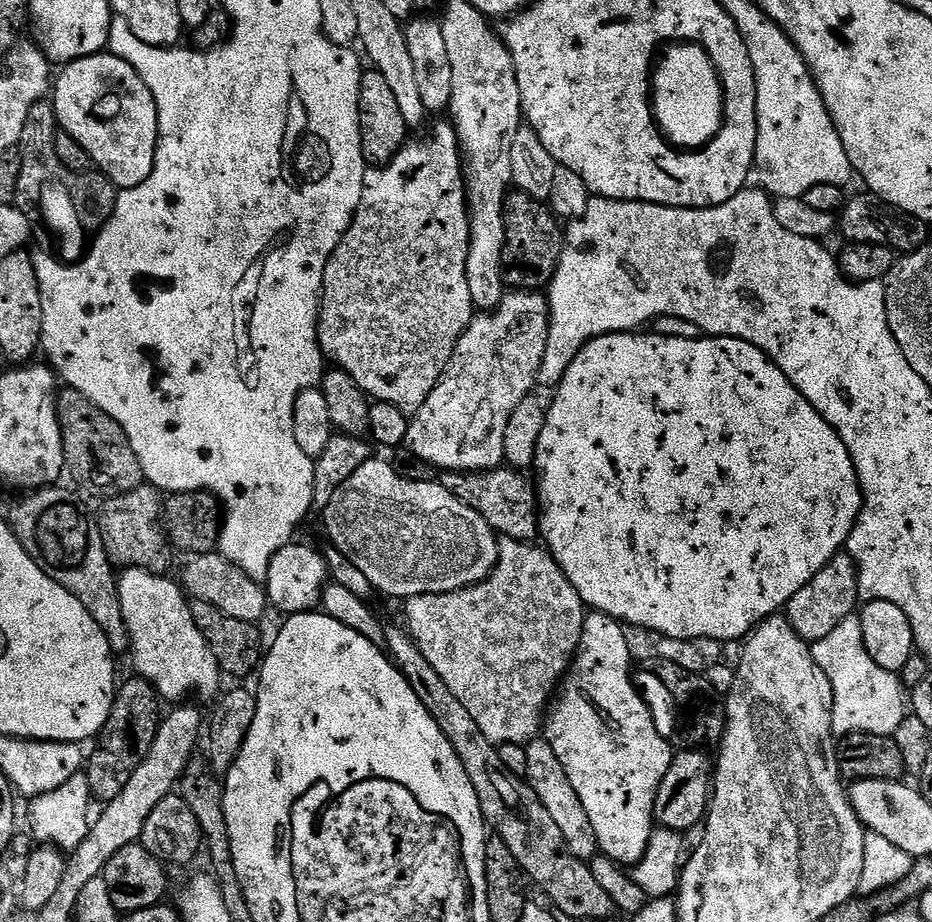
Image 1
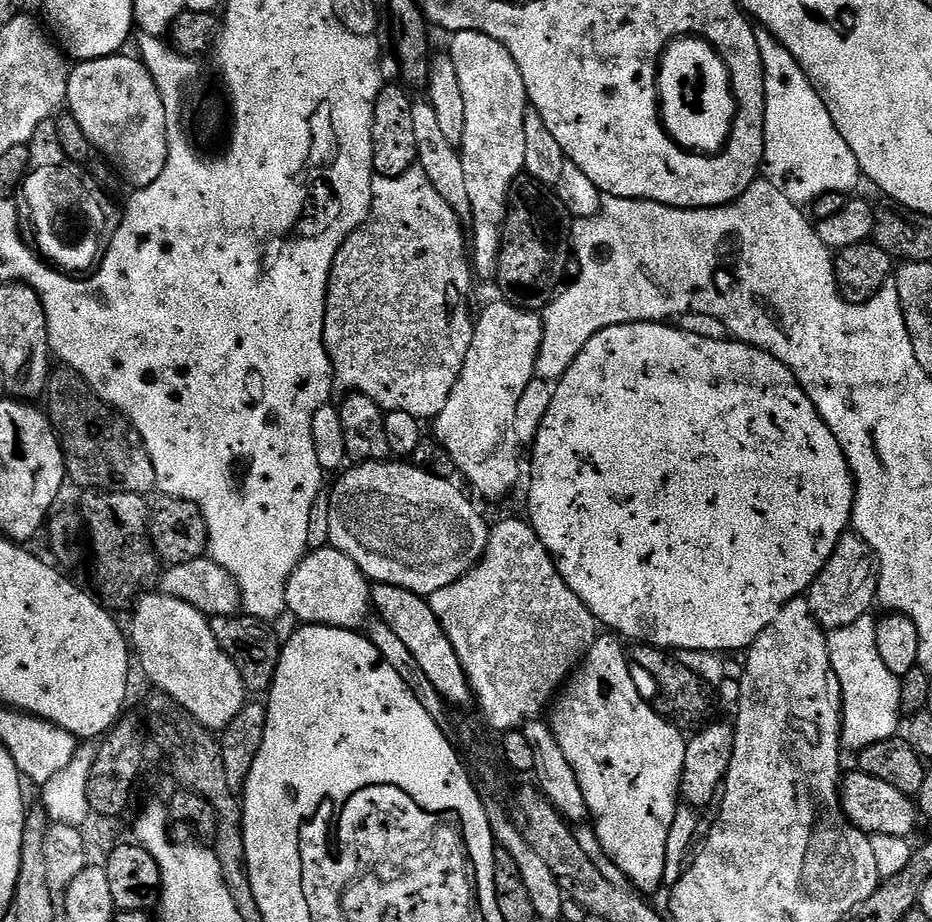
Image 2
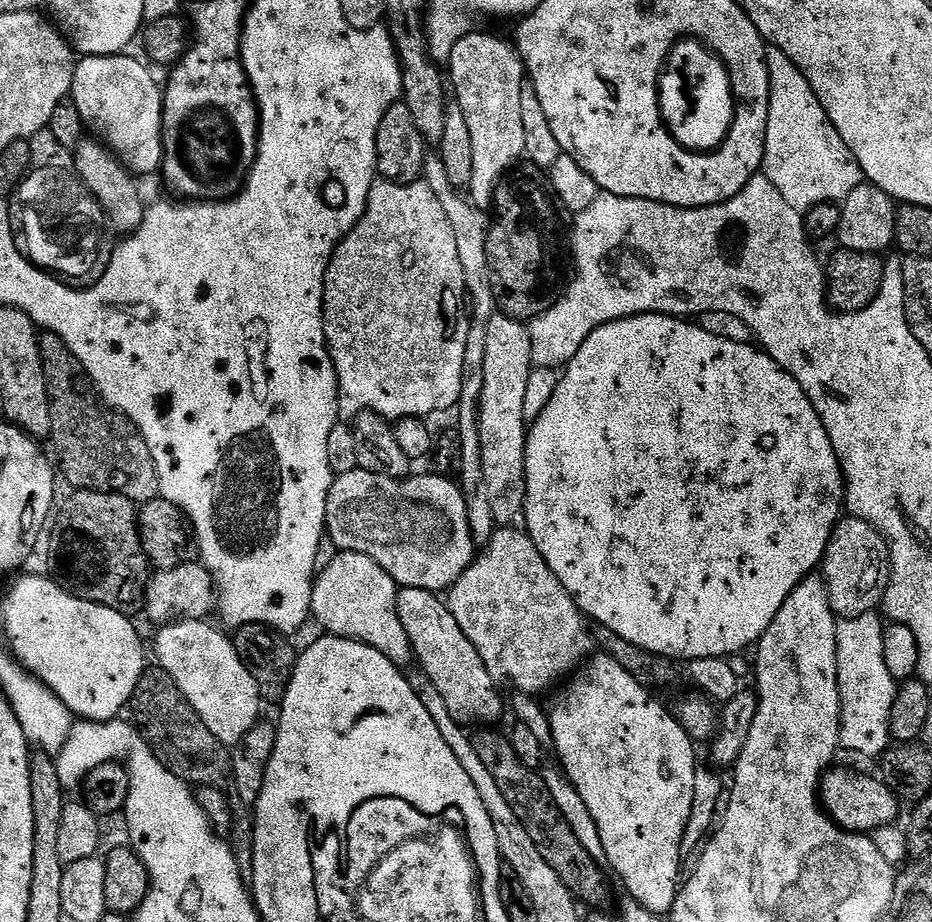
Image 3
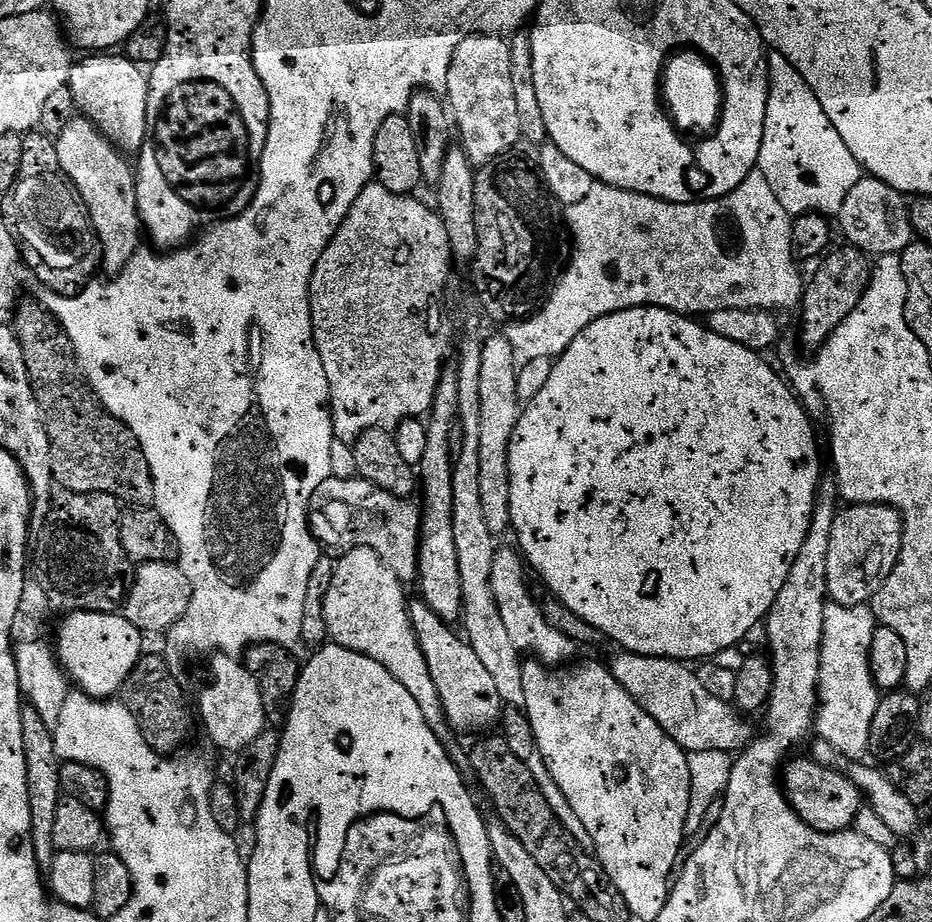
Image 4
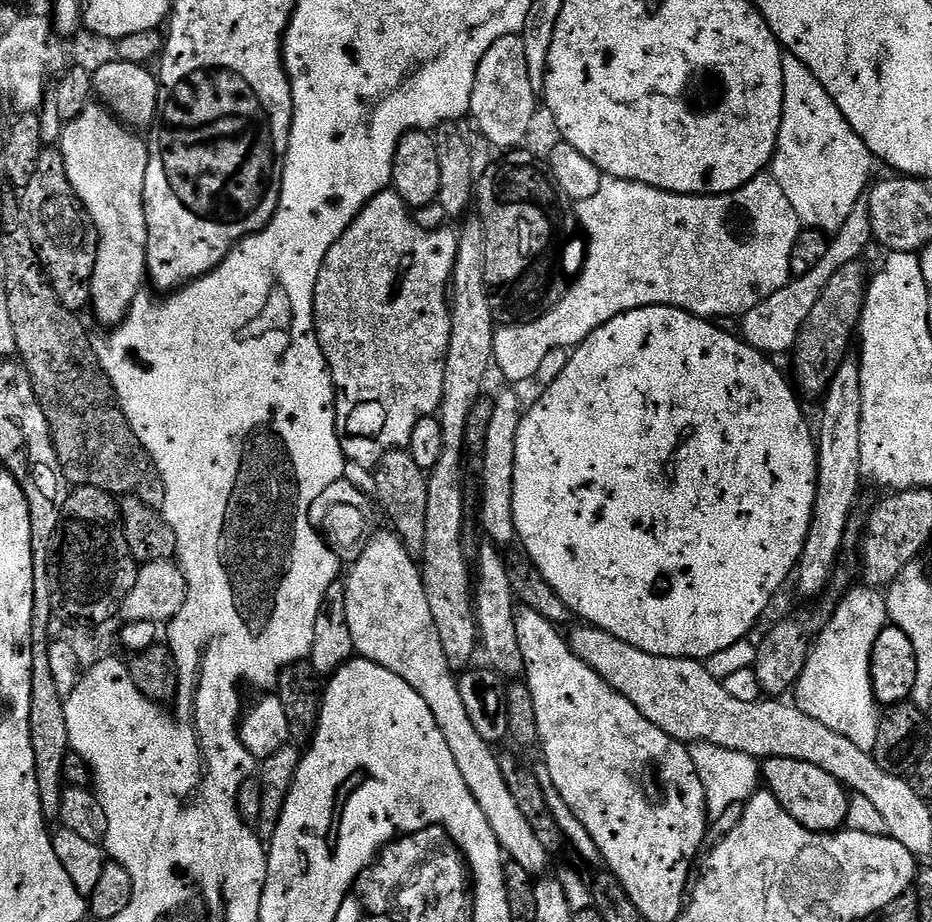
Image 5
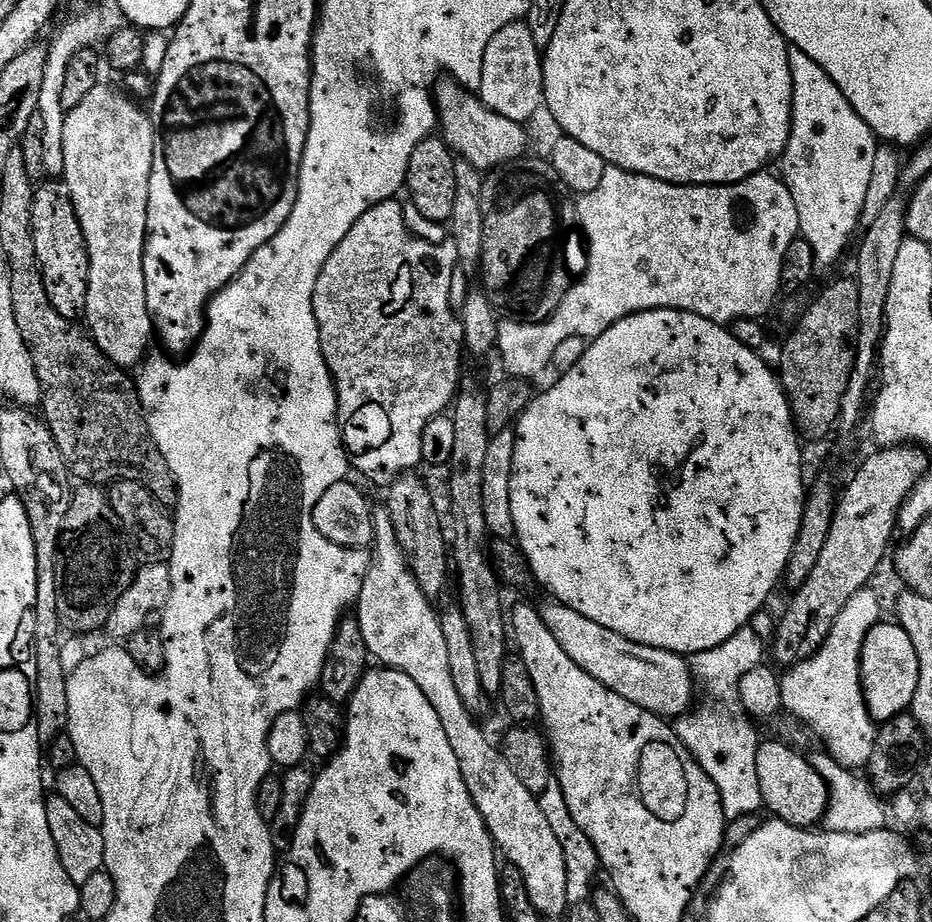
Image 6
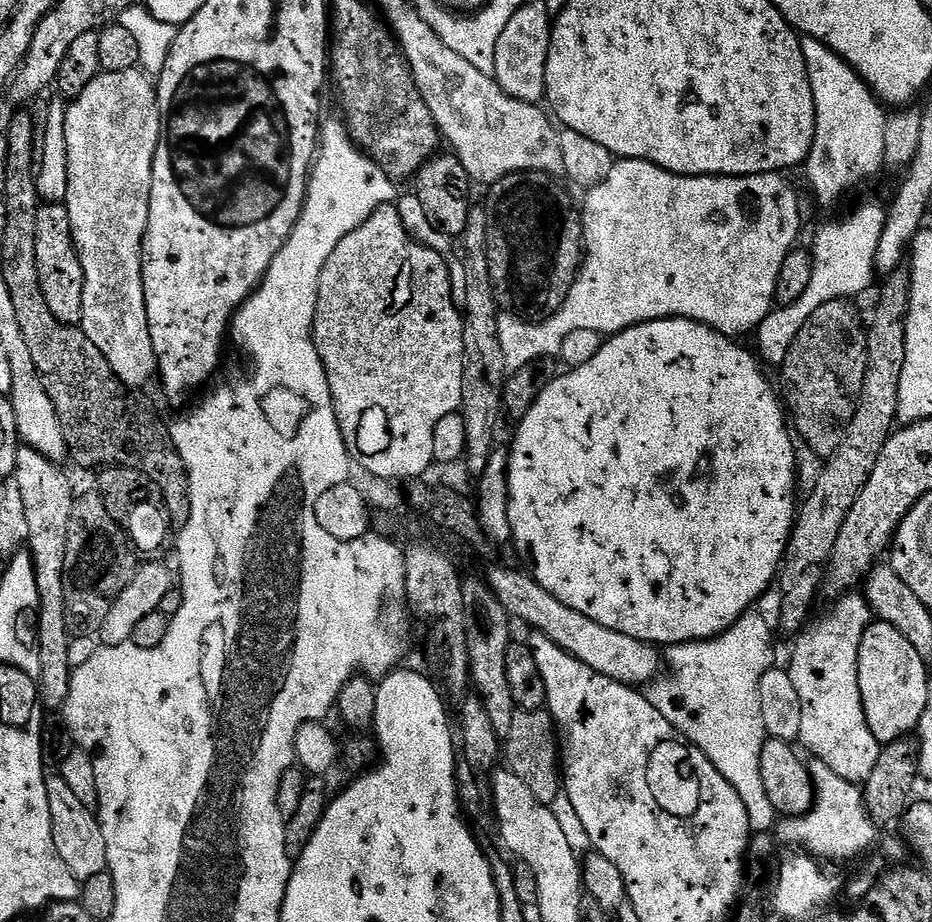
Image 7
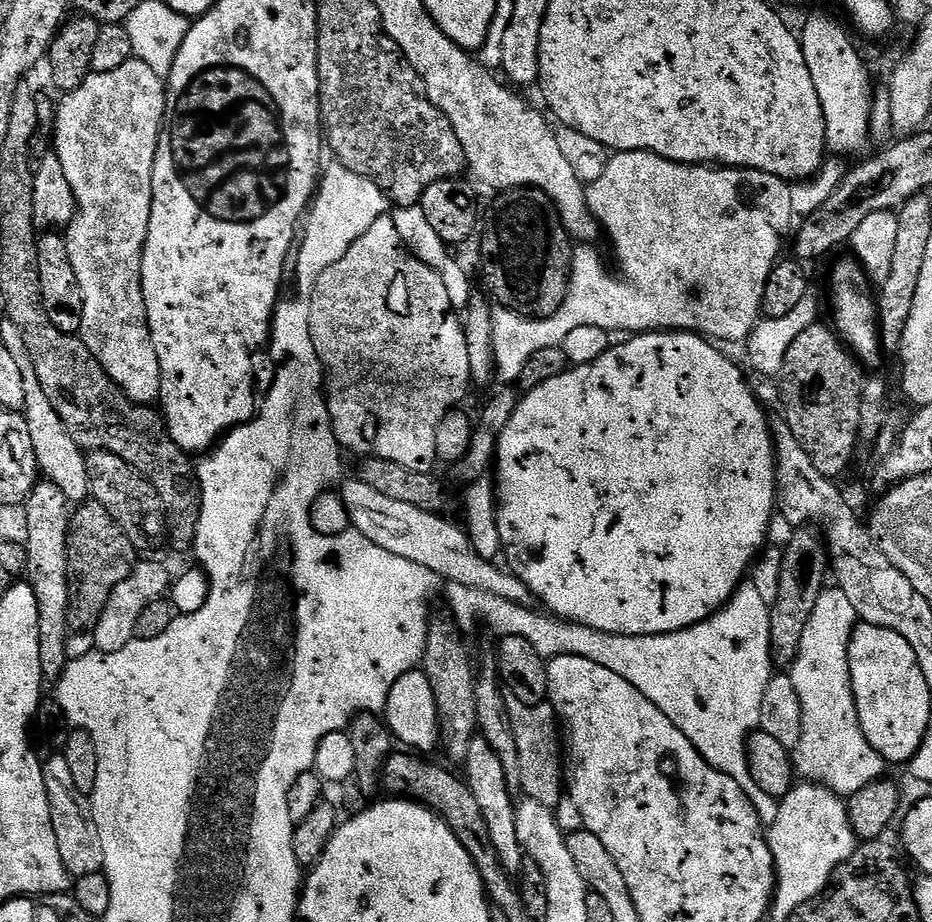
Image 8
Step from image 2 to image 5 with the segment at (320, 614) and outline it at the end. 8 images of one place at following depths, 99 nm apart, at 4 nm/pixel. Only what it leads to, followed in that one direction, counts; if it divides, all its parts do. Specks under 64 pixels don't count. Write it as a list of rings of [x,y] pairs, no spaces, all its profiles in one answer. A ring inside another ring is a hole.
[[[377,531],[375,537],[364,546],[364,553],[351,565],[352,568],[346,572],[345,604],[347,625],[350,626],[350,635],[353,639],[355,651],[363,659],[374,662],[410,682],[418,694],[426,701],[426,706],[434,714],[434,722],[438,722],[438,730],[442,730],[442,738],[446,738],[446,746],[450,746],[450,754],[454,754],[454,762],[466,786],[470,786],[470,794],[482,806],[482,814],[486,814],[486,822],[490,822],[490,830],[498,838],[500,847],[504,849],[507,859],[512,860],[520,868],[528,872],[544,872],[548,868],[548,849],[538,838],[532,821],[527,814],[518,806],[514,794],[510,792],[510,786],[506,786],[506,778],[500,769],[500,756],[491,743],[483,740],[463,706],[462,694],[458,683],[457,673],[452,672],[447,665],[445,651],[442,650],[441,639],[438,638],[438,629],[434,626],[433,615],[430,614],[427,602],[426,590],[423,589],[423,578],[421,576],[421,565],[414,562],[413,553],[404,547],[404,541],[396,535],[395,531]]]

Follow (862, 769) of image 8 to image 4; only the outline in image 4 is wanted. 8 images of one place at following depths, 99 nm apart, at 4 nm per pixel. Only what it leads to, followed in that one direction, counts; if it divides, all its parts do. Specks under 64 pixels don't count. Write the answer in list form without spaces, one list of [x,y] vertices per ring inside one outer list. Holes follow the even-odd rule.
[[[829,603],[826,610],[826,622],[824,623],[824,649],[822,650],[822,662],[820,663],[820,703],[817,713],[817,727],[819,739],[827,741],[828,744],[834,745],[837,751],[849,761],[856,762],[868,752],[868,747],[874,744],[874,725],[876,723],[876,711],[882,699],[881,689],[876,686],[876,679],[872,673],[872,643],[874,642],[874,634],[878,627],[876,613],[871,607],[861,606],[859,608],[847,608],[841,604]]]

